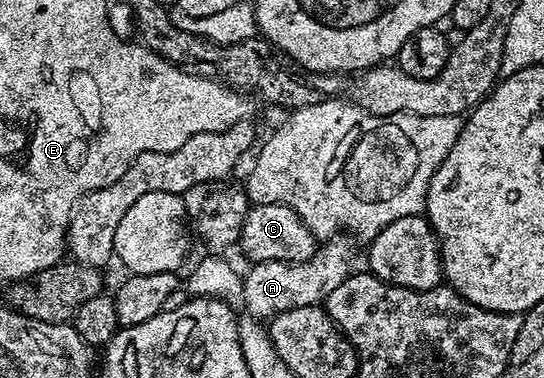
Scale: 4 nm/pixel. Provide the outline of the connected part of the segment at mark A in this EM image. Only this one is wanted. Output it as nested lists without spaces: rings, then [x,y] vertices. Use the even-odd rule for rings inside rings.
[[[329,239],[318,248],[317,254],[309,261],[258,261],[252,266],[253,269],[243,277],[245,286],[245,295],[243,298],[244,312],[254,319],[270,319],[279,315],[283,311],[290,311],[291,308],[307,307],[308,305],[316,305],[324,302],[327,295],[331,295],[331,291],[335,291],[335,287],[339,287],[339,283],[343,283],[343,279],[347,279],[351,272],[349,260],[352,259],[353,253],[349,250],[349,245],[342,239]]]

